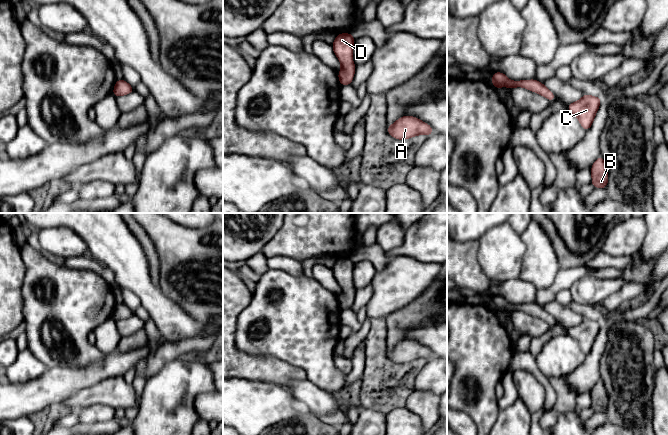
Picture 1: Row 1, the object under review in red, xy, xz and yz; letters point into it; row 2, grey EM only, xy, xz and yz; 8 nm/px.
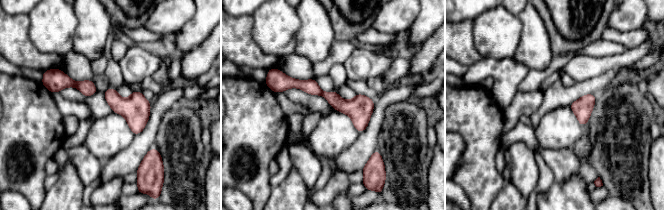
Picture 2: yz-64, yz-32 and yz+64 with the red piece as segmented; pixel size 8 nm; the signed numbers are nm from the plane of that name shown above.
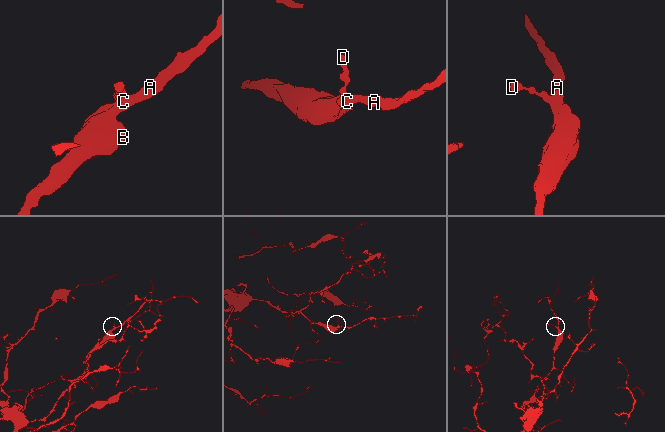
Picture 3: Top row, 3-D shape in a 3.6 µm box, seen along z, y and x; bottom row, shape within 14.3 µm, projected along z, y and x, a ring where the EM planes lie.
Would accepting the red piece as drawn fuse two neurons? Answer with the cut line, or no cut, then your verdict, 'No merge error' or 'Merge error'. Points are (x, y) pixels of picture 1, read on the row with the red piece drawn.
No split. No merge error

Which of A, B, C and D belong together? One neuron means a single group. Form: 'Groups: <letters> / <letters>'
Groups: A B C D

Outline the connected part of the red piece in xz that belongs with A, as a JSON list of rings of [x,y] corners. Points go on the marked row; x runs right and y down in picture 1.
[[[404,115],[389,127],[386,127],[389,135],[398,140],[405,140],[416,135],[430,136],[434,133],[432,127],[416,117]]]

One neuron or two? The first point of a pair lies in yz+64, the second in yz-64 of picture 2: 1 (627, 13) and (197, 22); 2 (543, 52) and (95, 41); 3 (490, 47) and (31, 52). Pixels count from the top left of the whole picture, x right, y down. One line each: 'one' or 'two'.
1: two
2: one
3: two

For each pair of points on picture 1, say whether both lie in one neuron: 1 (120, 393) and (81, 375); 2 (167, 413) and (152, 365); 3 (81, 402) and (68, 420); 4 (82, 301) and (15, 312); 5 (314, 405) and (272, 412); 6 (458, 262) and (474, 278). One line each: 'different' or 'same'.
1: different
2: different
3: different
4: different
5: different
6: same

